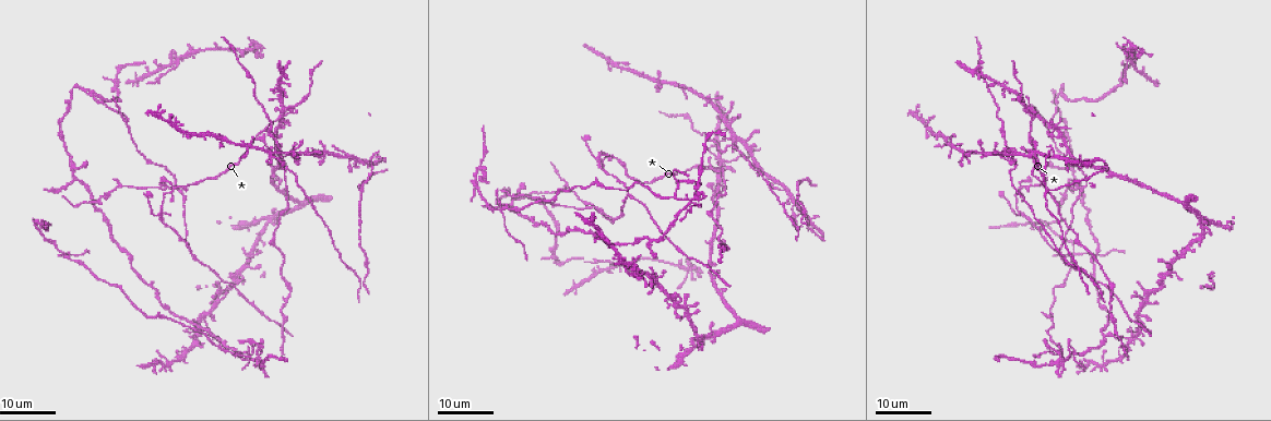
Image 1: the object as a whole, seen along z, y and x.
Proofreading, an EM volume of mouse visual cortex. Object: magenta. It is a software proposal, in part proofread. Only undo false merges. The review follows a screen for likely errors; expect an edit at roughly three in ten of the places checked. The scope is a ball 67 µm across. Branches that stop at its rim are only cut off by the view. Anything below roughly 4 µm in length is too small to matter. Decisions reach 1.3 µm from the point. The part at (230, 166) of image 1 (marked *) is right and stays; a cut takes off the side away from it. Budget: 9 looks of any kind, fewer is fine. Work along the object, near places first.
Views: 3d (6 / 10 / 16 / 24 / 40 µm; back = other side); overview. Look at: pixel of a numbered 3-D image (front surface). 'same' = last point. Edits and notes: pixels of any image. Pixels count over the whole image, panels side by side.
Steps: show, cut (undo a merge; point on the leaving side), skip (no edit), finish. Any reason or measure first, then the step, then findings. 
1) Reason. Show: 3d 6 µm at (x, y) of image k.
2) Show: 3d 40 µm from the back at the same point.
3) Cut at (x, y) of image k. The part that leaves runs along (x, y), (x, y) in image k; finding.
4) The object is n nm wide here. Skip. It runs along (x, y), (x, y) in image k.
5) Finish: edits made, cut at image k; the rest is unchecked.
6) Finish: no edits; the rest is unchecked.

Branch point. Show: 3d 24 µm at (291, 169) of image 1.

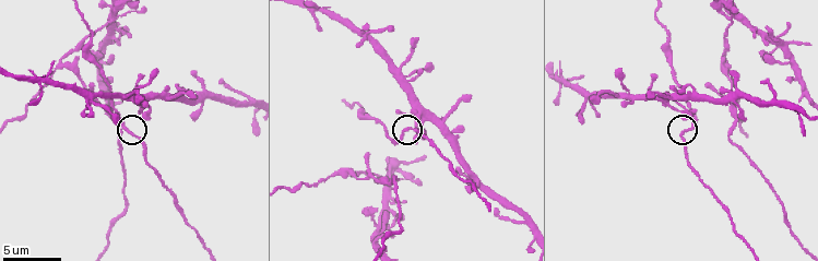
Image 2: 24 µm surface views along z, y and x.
Show: 3d 10 µm at (405, 130) of image 2.

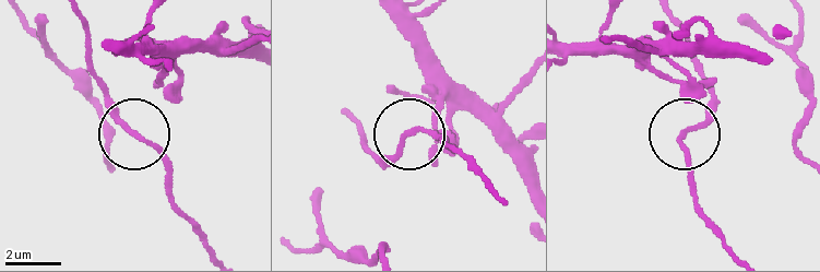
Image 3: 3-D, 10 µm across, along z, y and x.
The side arm is 42 µm long. Skip. All the same neuron.

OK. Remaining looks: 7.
Four or more arms meet. Show: 3d 16 µm at (675, 310) of image 1.

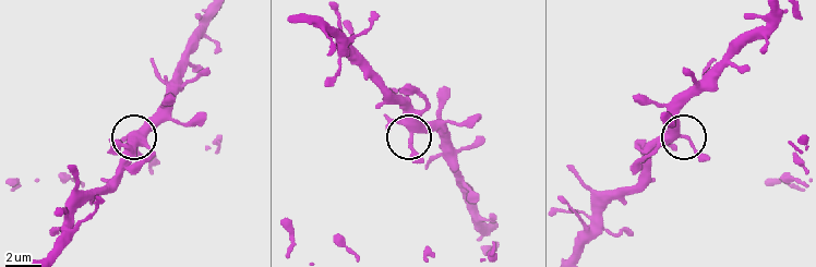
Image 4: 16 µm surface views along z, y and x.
Closer look. Show: 3d 6 µm at (680, 134) of image 4.

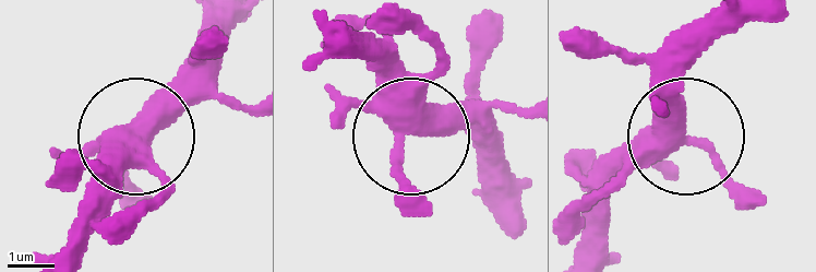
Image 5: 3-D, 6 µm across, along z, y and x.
Skip. One neuron here.

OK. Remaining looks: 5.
Show: 3d 24 µm at (1186, 250) of image 1.

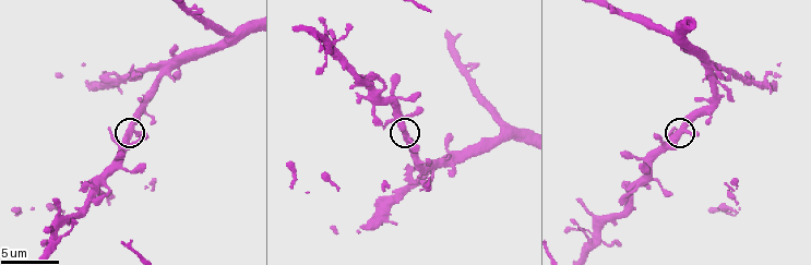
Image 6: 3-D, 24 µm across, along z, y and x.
Show: 3d 10 µm at (686, 131) of image 6.

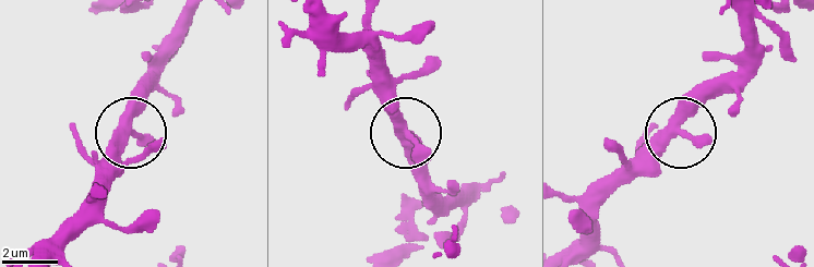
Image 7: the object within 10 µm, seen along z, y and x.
3 arms meet here. Skip. It runs along (742, 20), (744, 55), (737, 69), (679, 130), (624, 155) in image 7; all the same neuron.

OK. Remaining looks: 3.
Three arms meet. Show: 3d 16 µm at (630, 193) of image 1.

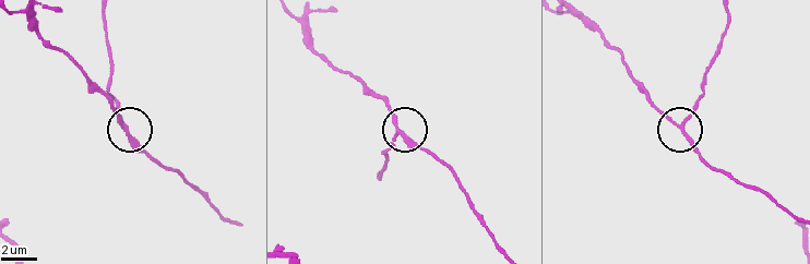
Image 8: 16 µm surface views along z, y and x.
Show: 3d 6 µm at (400, 132) of image 8.

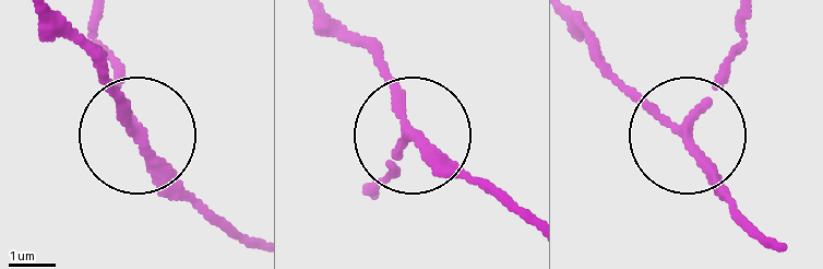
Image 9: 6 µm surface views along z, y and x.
3 arms meet here. Skip. It runs along (61, 26), (144, 144), (222, 222) in image 9; all the same neuron.

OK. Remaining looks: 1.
Finish: no edits; the rest is unchecked.

